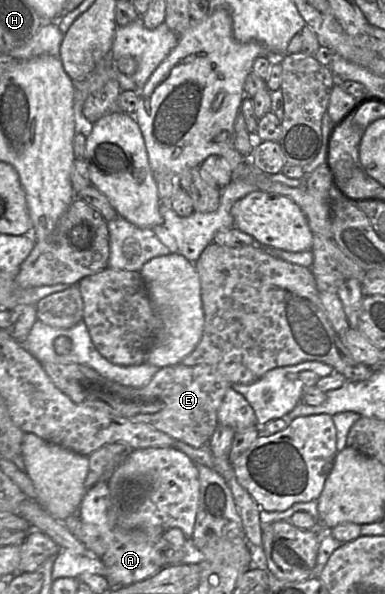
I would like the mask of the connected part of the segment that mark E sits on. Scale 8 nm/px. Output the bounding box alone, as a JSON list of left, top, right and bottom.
[42,364,231,448]

